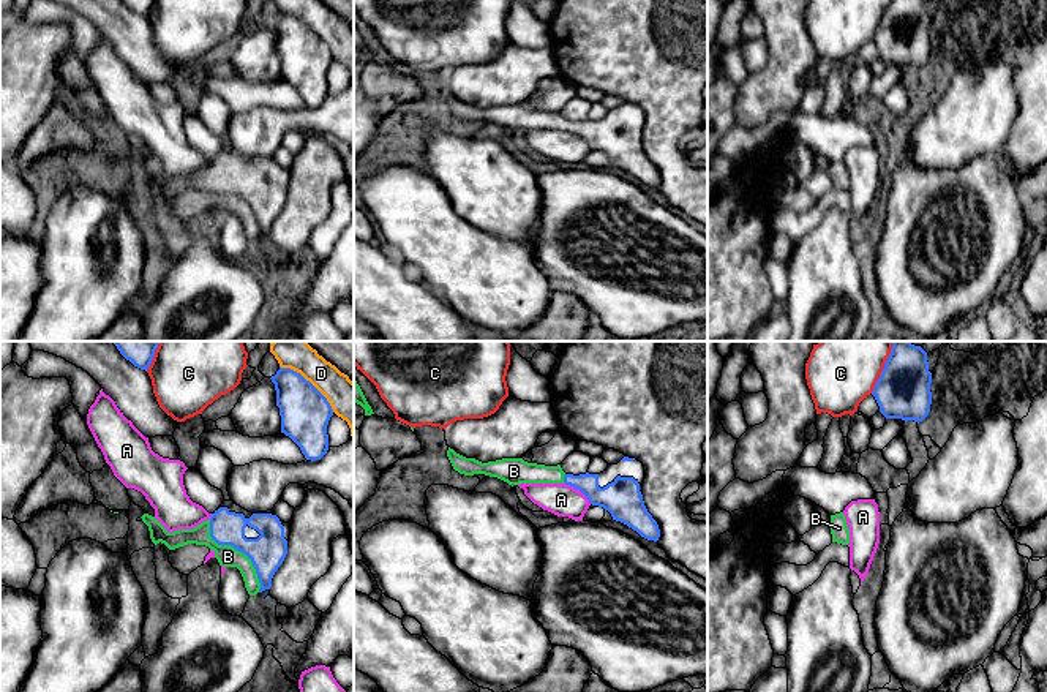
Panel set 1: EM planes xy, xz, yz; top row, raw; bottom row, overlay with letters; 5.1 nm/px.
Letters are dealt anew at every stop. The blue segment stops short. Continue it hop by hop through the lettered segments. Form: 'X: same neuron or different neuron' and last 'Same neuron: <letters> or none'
A: different neuron
B: same neuron
C: different neuron
D: different neuron
Same neuron: B

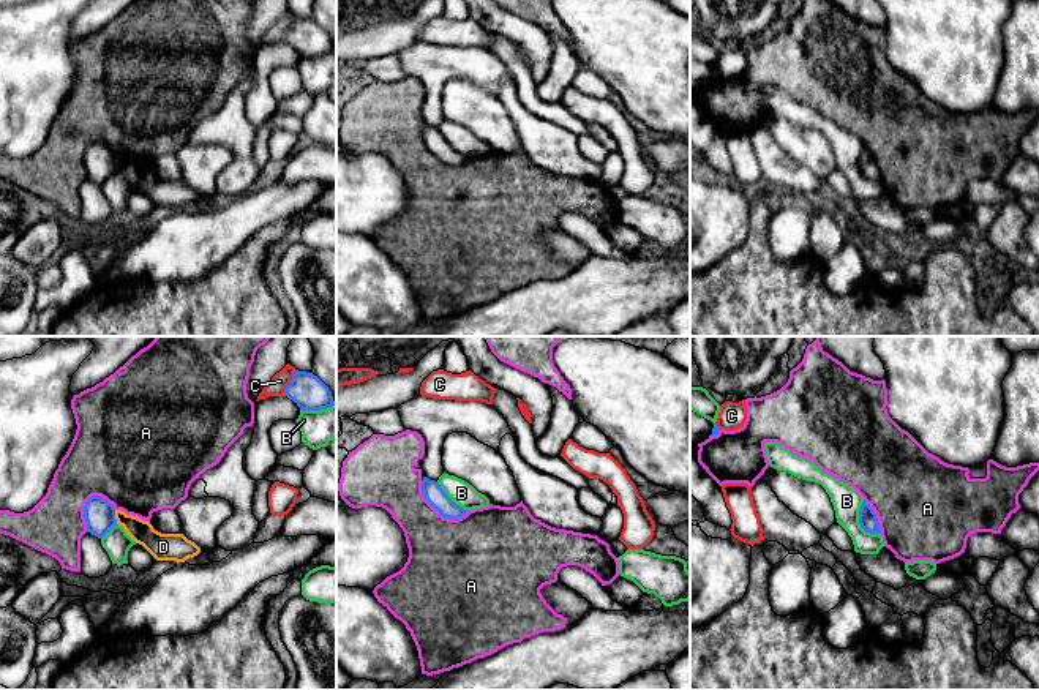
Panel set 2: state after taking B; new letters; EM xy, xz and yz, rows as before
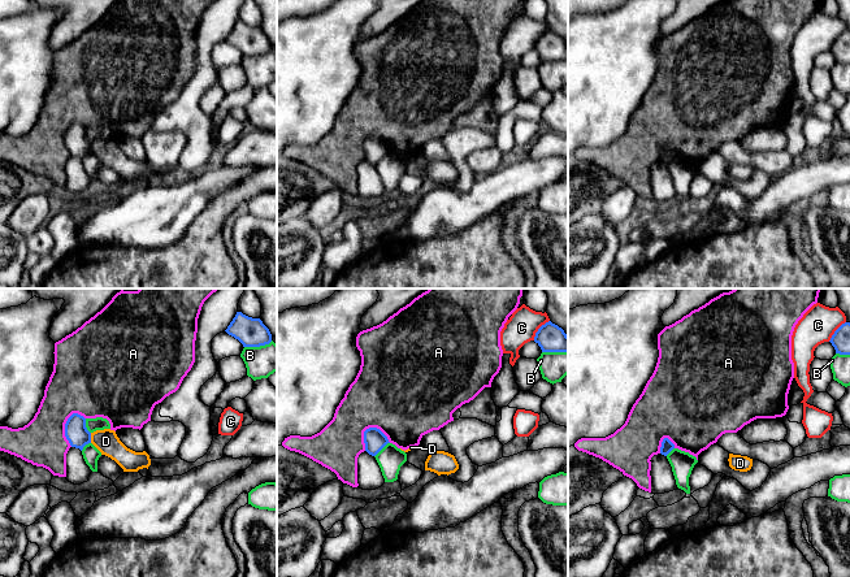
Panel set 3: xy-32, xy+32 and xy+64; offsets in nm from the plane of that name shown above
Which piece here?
A: different neuron
B: different neuron
C: different neuron
D: different neuron
Same neuron: none

